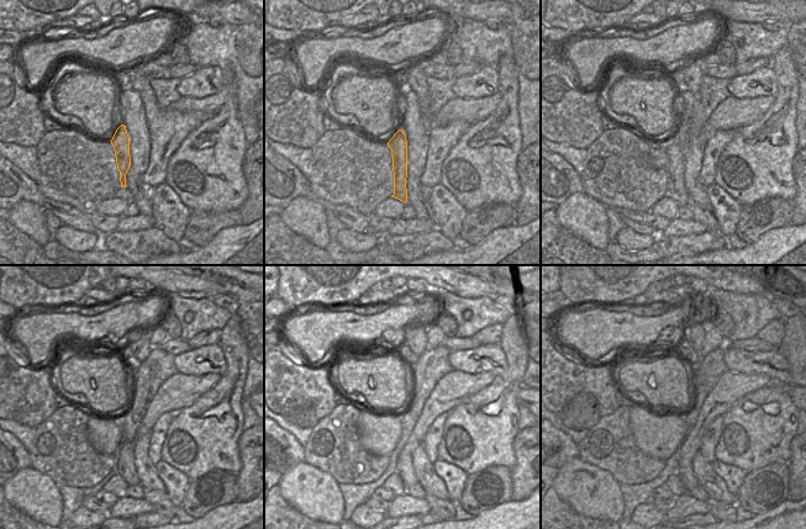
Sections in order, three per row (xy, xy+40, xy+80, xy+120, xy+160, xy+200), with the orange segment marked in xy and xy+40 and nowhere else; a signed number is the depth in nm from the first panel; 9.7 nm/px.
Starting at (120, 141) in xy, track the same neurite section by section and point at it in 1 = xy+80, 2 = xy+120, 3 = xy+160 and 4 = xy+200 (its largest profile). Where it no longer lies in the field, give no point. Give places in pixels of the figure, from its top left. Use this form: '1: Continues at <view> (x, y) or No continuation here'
1: Continues at xy+80 (677, 190)
2: Continues at xy+120 (125, 465)
3: Continues at xy+160 (404, 467)
4: Continues at xy+200 (685, 472)

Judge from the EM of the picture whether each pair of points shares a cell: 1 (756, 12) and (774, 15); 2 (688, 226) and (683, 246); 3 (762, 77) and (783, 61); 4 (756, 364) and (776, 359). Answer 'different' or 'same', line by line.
1: same
2: different
3: different
4: same

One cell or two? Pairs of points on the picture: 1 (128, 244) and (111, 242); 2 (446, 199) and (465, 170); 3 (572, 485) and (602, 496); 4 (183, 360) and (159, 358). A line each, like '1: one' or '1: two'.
1: one
2: two
3: one
4: two

